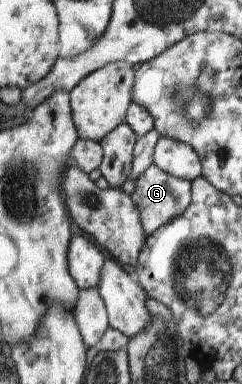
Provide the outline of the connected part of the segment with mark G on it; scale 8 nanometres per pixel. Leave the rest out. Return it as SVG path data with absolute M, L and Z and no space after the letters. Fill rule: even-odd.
M152 163L135 179L135 189L130 197L135 208L138 208L143 230L148 237L161 225L167 224L186 211L191 200L191 182L171 176Z

